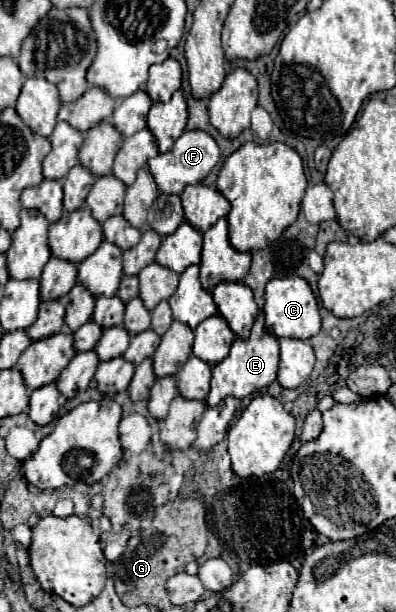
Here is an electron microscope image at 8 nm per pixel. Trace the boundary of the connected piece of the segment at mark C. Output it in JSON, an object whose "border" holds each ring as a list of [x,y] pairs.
{"border":[[[285,277],[285,279],[271,279],[265,289],[265,305],[263,305],[263,315],[265,315],[265,329],[275,335],[277,339],[281,337],[291,337],[291,339],[311,339],[313,335],[319,333],[321,329],[321,317],[317,309],[317,299],[305,283],[305,279],[297,277]]]}

